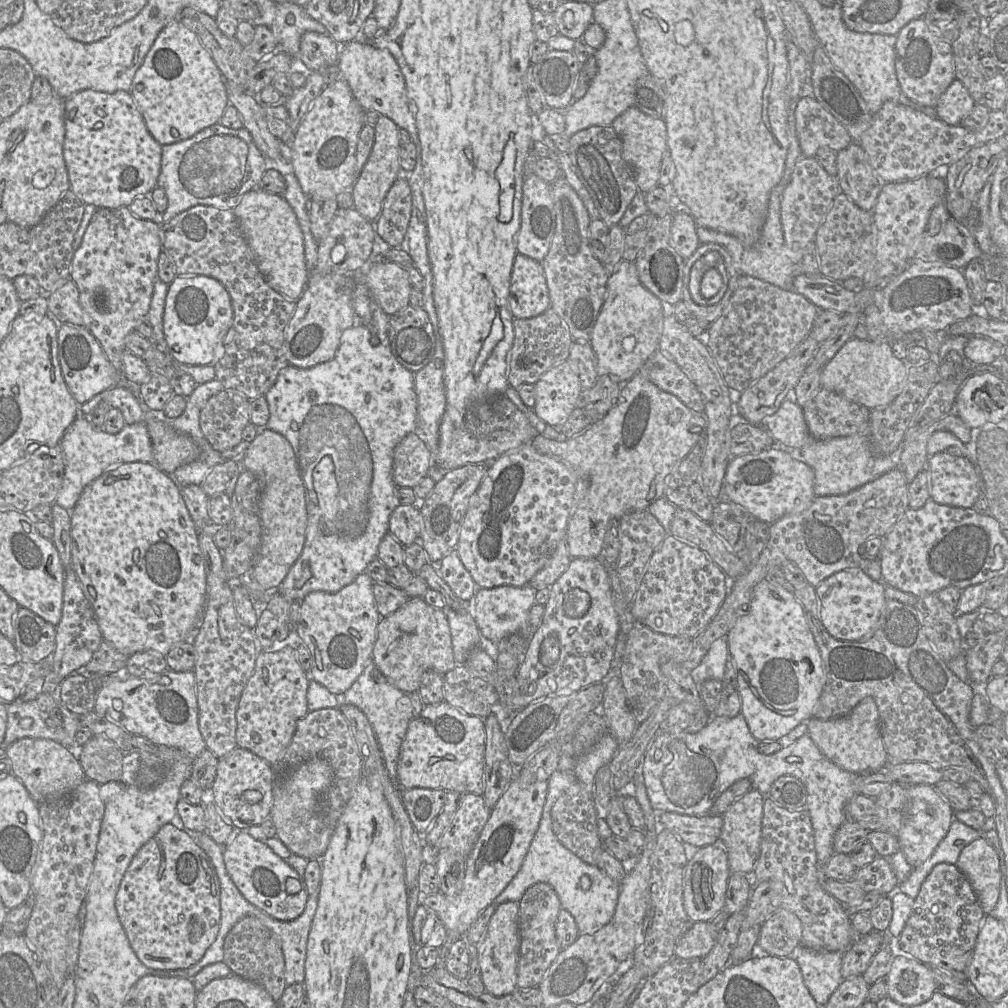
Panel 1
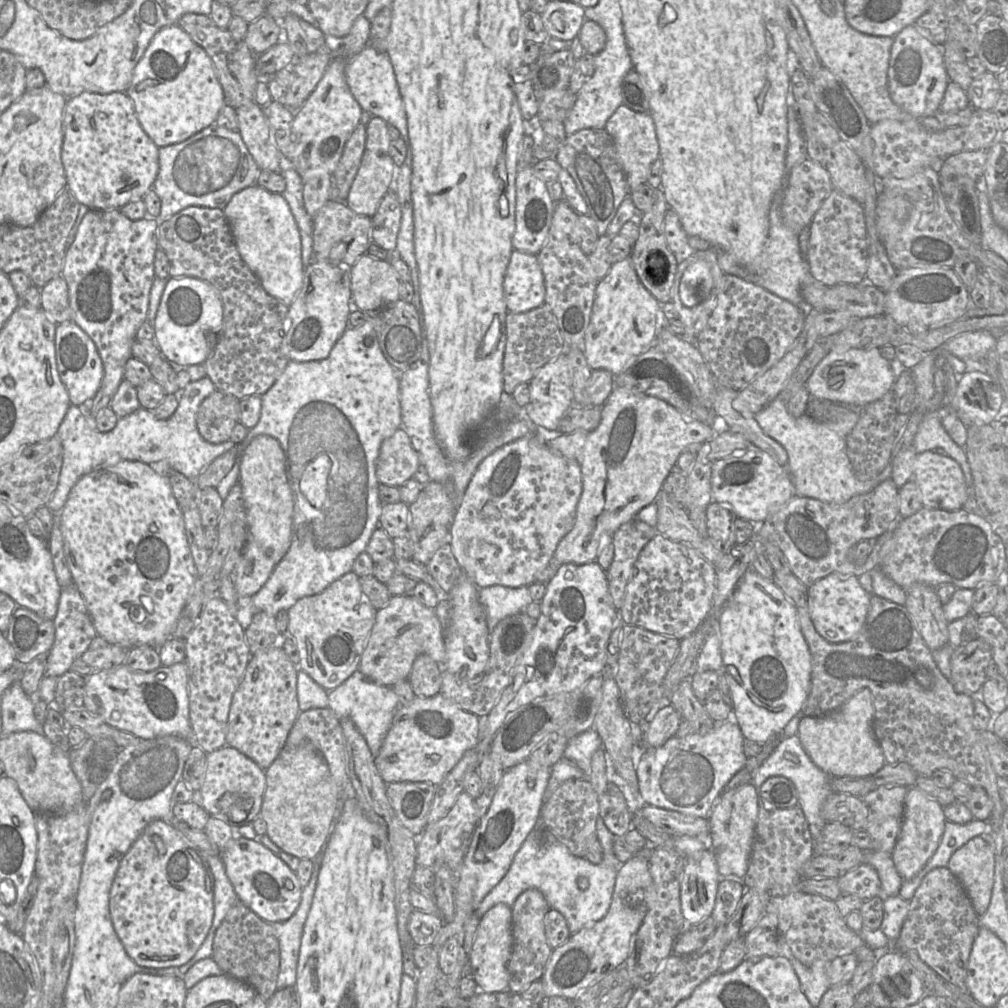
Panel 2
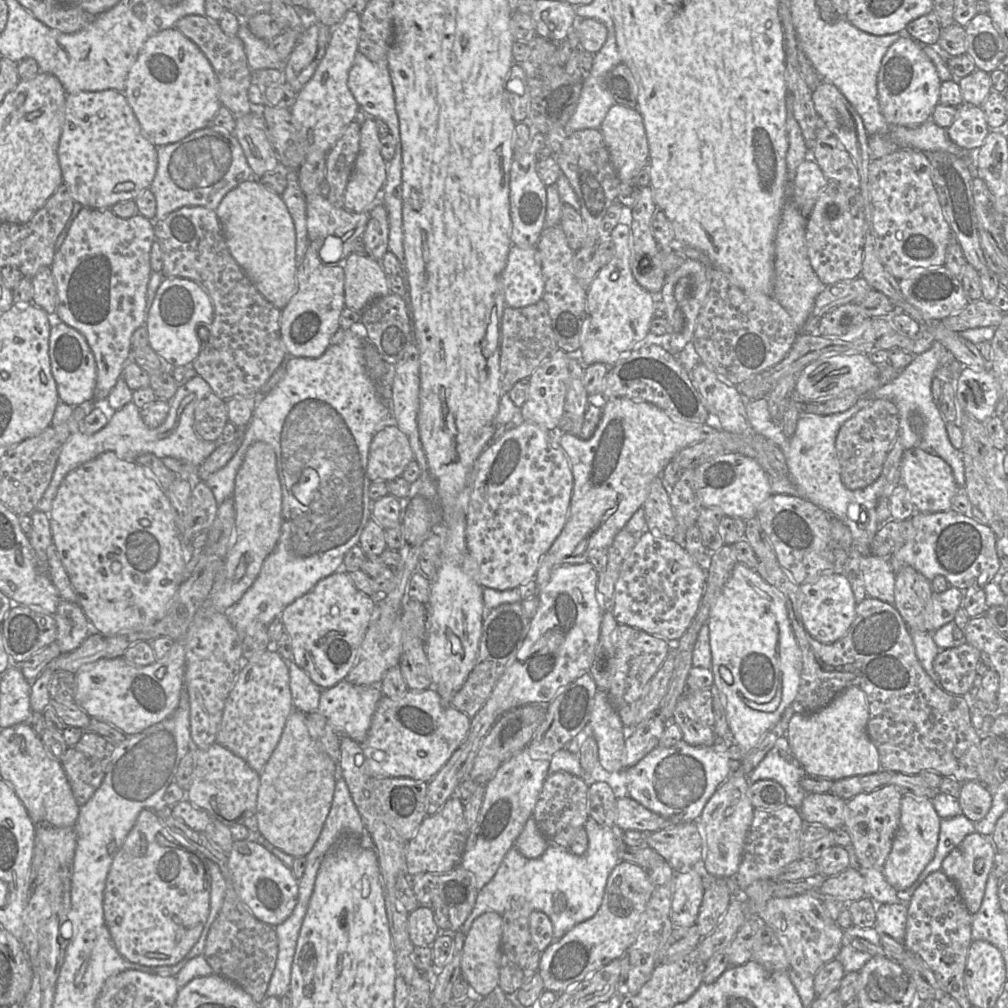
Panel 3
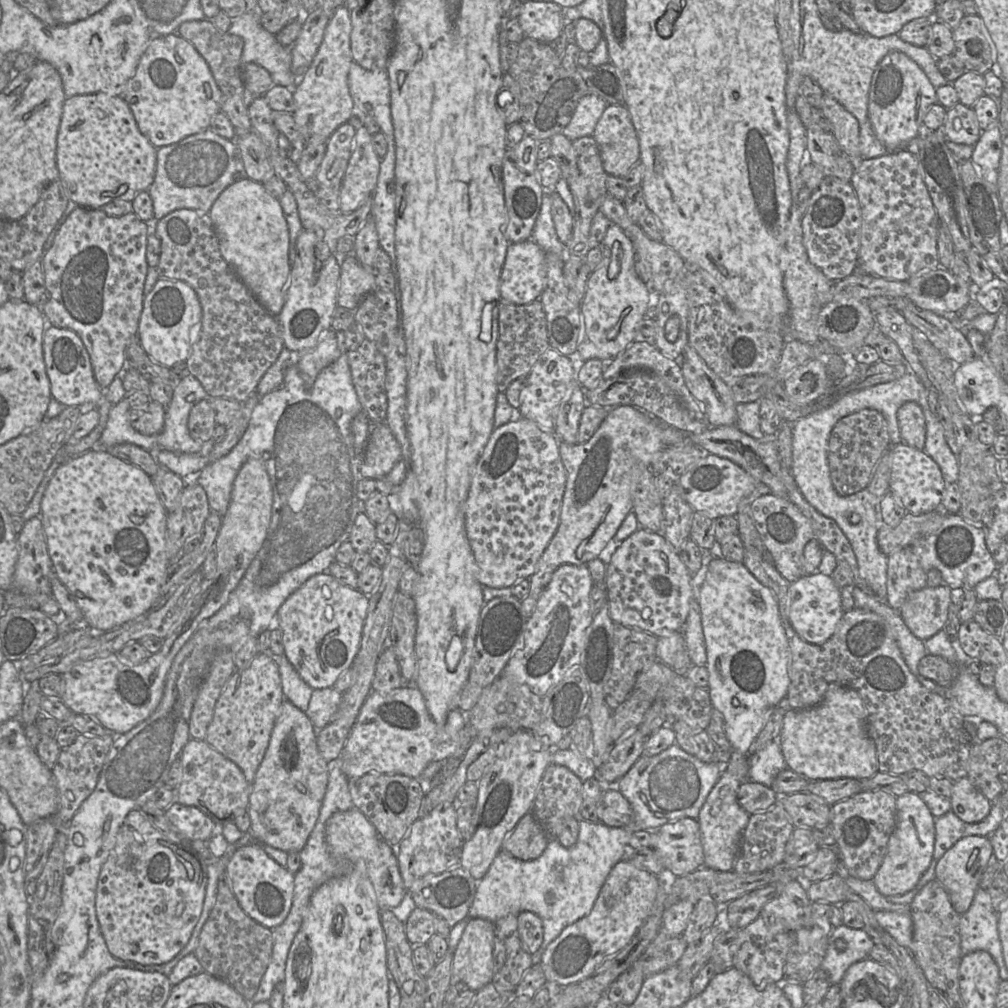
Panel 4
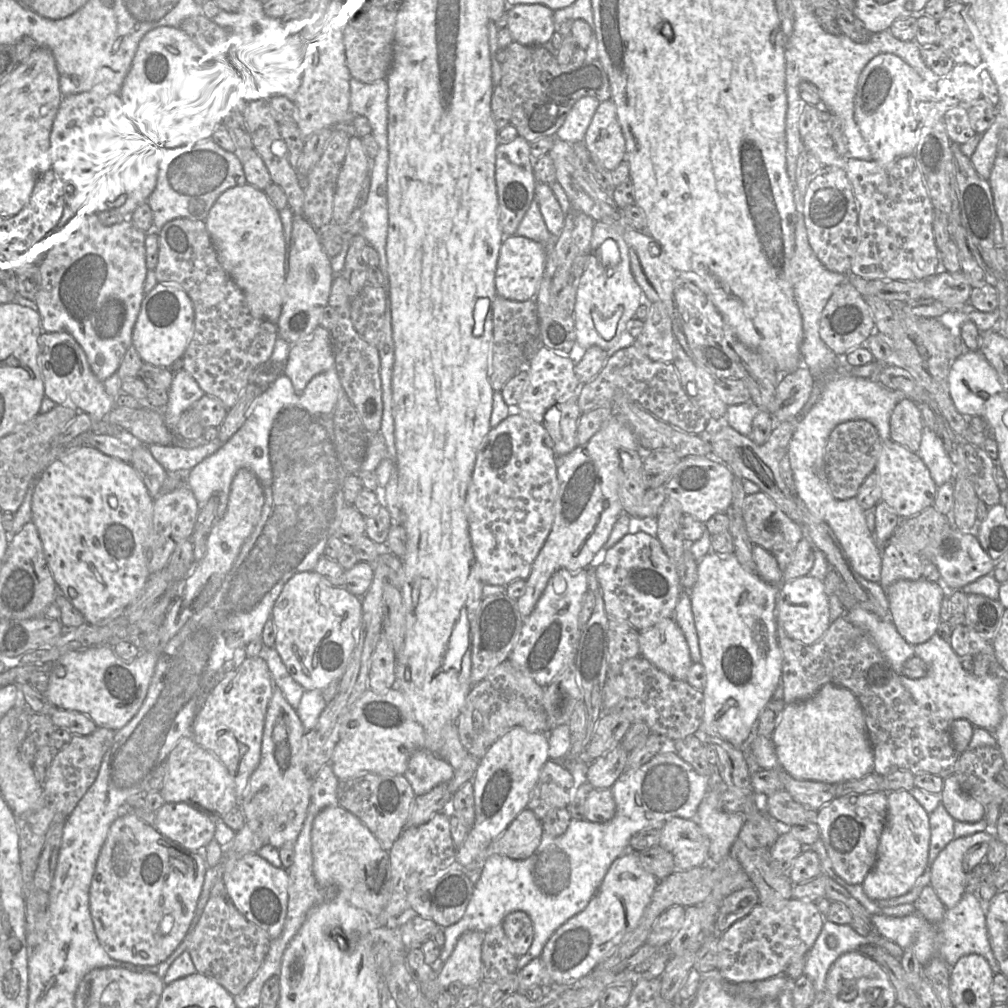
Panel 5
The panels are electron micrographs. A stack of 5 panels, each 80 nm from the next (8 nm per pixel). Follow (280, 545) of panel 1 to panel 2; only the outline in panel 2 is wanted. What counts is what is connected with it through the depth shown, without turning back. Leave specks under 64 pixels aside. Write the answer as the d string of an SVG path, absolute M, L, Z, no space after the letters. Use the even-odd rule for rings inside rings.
M269 435L254 438L242 452L238 483L247 517L247 539L229 578L240 598L257 593L286 554L292 539L294 494L285 467L280 443Z

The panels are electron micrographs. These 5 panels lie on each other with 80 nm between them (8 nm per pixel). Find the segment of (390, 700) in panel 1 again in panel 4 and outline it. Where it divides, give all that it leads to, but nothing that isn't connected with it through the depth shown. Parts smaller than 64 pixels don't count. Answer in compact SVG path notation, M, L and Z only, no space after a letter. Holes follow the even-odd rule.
M333 687L313 690L305 714L316 730L323 729L336 713L343 693Z

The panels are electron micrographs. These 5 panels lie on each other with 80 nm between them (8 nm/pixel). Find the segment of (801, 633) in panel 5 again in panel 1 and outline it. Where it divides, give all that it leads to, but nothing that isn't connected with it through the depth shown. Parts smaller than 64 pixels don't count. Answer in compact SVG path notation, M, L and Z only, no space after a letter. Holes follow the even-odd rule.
M843 570L832 574L815 587L819 615L827 632L837 640L858 641L876 626L886 603L885 584L874 581L864 570Z

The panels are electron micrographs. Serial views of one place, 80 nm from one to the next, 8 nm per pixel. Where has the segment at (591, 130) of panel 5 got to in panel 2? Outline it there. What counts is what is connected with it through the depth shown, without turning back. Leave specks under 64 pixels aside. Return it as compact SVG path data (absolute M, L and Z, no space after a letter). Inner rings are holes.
M619 106L608 119L604 129L611 136L617 159L631 189L646 184L652 163L660 157L659 143L654 120L650 113L640 113L628 106Z

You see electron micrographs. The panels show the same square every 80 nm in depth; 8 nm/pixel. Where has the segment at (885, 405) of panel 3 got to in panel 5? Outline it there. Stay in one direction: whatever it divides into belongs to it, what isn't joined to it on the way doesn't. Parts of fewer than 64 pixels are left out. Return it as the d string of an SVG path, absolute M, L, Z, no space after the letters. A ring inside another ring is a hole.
M850 420L837 425L829 435L824 454L827 482L838 500L856 496L865 478L875 469L882 440L876 428L866 420Z

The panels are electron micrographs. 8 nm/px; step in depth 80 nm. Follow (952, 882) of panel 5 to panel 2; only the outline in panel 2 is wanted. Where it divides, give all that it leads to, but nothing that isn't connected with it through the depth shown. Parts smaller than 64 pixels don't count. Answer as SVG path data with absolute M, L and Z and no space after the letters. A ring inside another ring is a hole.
M976 836L953 853L947 867L961 882L976 913L985 913L994 883L995 845Z

